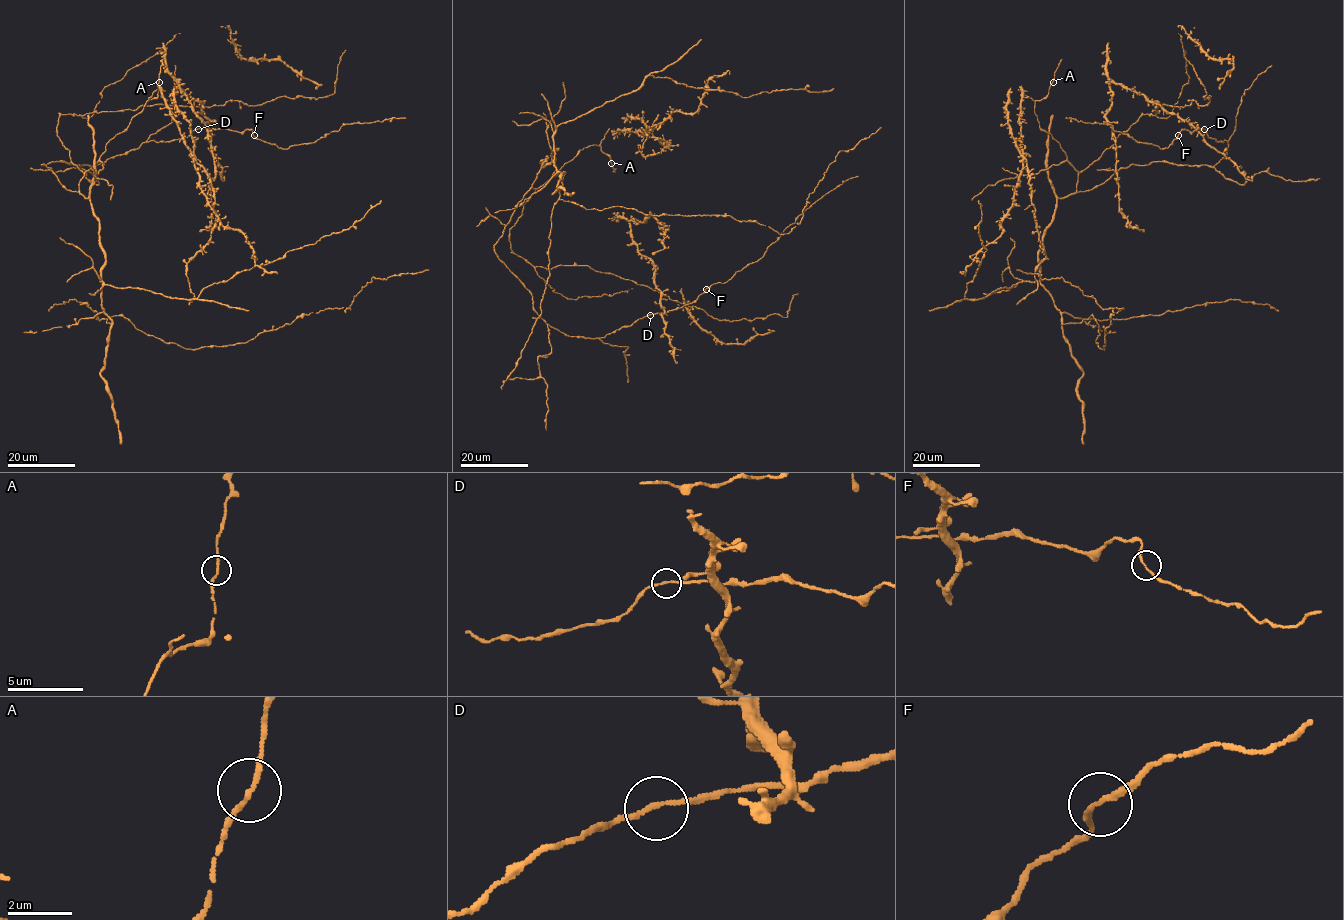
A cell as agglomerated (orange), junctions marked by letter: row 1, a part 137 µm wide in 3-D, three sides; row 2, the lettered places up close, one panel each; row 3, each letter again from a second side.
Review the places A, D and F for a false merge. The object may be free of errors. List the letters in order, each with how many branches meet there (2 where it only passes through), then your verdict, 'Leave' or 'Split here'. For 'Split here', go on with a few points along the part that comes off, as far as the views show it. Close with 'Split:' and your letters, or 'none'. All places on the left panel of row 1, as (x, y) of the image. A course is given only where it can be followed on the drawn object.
A: Branches: 2. Leave
D: Branches: 2. Leave
F: Branches: 2. Leave
Split: none

